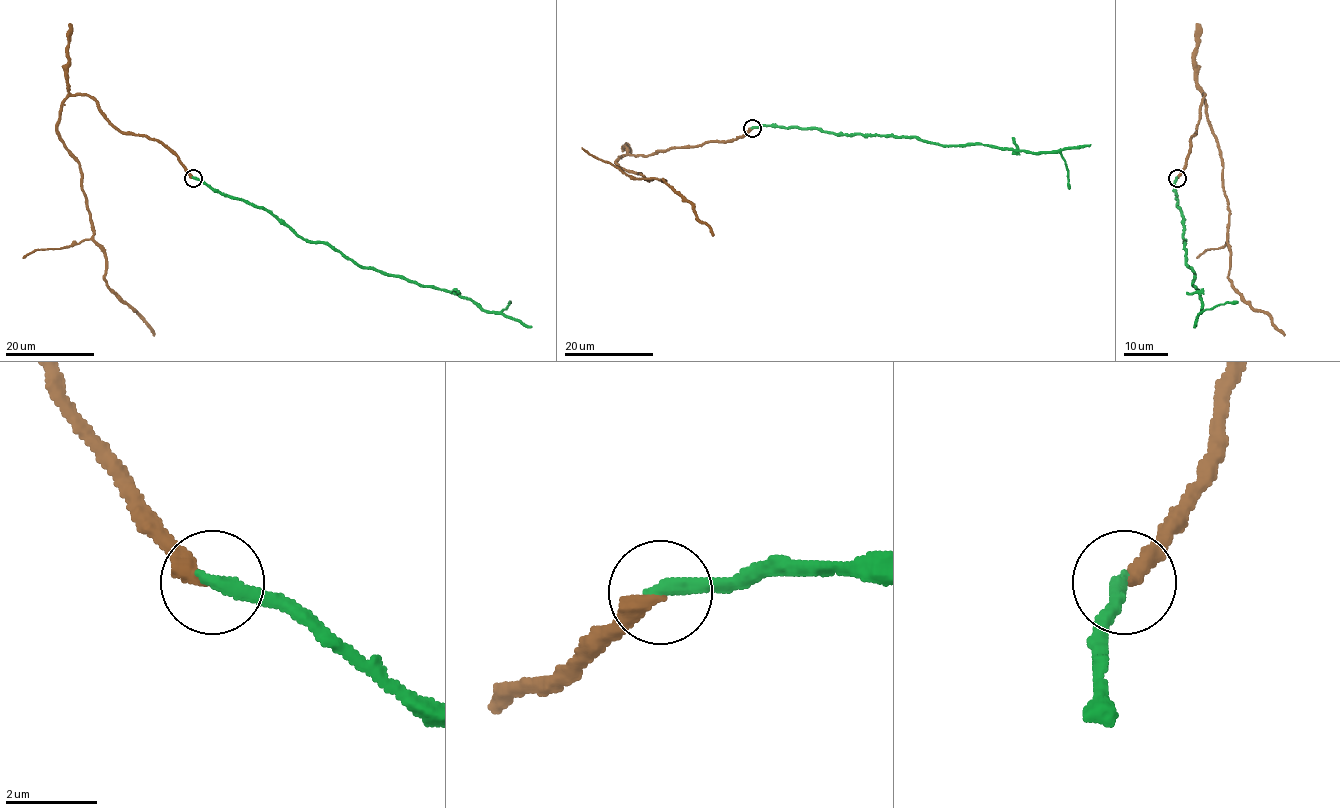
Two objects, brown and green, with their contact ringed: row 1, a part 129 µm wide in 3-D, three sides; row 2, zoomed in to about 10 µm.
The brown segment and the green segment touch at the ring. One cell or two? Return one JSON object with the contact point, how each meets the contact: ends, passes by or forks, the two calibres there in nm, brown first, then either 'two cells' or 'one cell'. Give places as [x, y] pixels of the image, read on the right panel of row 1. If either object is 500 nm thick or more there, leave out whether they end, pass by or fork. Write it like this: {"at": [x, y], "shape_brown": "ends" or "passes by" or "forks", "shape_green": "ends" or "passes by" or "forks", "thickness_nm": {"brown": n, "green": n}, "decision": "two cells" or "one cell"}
{"at": [1177, 178], "shape_brown": "ends", "shape_green": "ends", "thickness_nm": {"brown": 340, "green": 360}, "decision": "one cell"}

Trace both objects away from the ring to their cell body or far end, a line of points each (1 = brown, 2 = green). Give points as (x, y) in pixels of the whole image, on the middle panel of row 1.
1: (752, 128), (741, 137), (624, 154), (616, 163), (648, 180), (663, 179), (713, 235)
2: (752, 128), (799, 127), (834, 133), (915, 137), (946, 146), (991, 144), (1059, 152), (1068, 169), (1069, 189)

